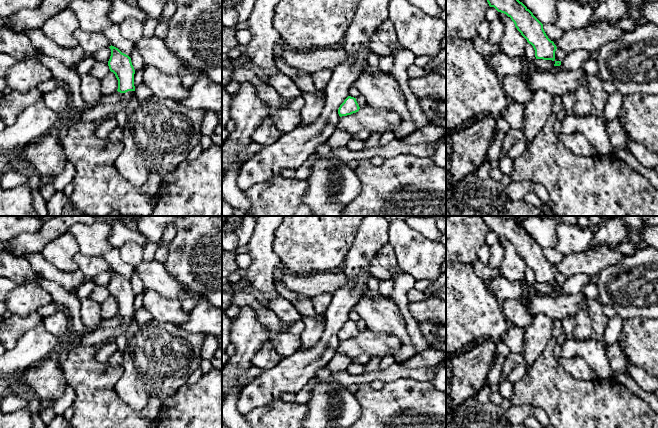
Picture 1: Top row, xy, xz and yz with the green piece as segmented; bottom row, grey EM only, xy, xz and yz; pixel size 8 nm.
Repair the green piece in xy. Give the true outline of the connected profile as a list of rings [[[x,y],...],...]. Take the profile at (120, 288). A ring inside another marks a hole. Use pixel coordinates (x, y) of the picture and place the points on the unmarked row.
[[[114,270],[108,290],[118,304],[117,315],[121,317],[120,325],[125,325],[127,339],[123,351],[122,375],[115,386],[116,394],[137,412],[143,411],[151,397],[157,397],[160,404],[173,397],[180,386],[185,384],[189,376],[199,368],[202,361],[201,350],[203,333],[185,332],[177,324],[159,323],[155,320],[138,325],[134,320],[135,294],[131,282]]]

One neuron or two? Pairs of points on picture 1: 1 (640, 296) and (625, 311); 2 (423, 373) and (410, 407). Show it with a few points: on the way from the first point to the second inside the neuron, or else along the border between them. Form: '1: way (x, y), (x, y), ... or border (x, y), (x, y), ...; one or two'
1: way (636, 300), (629, 307); one
2: border (397, 378), (414, 378), (430, 382); two

